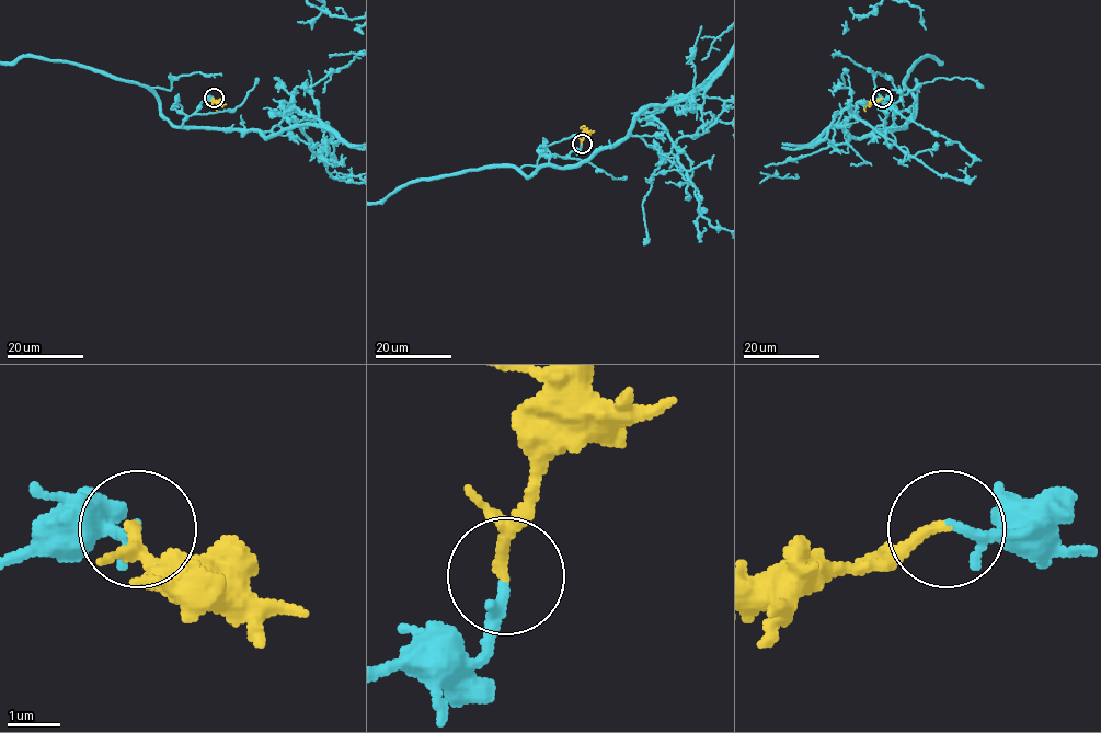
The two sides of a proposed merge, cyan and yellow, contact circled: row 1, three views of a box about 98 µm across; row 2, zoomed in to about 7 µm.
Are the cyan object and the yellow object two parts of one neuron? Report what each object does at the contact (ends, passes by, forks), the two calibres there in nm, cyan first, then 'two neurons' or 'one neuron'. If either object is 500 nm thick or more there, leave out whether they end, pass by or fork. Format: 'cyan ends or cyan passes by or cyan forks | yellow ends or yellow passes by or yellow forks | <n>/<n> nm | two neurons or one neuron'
cyan ends | yellow passes by | 220/150 nm | one neuron

